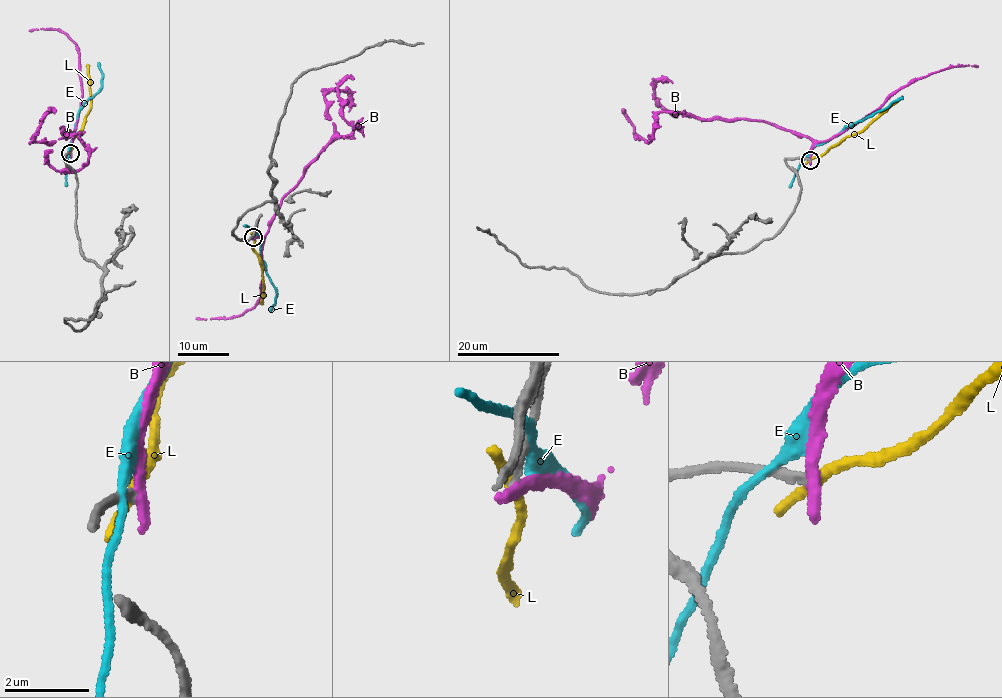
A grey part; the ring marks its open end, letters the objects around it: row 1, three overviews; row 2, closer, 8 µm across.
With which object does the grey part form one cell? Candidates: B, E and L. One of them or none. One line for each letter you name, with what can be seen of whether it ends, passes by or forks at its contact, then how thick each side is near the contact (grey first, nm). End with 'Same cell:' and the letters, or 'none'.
Same cell: none

